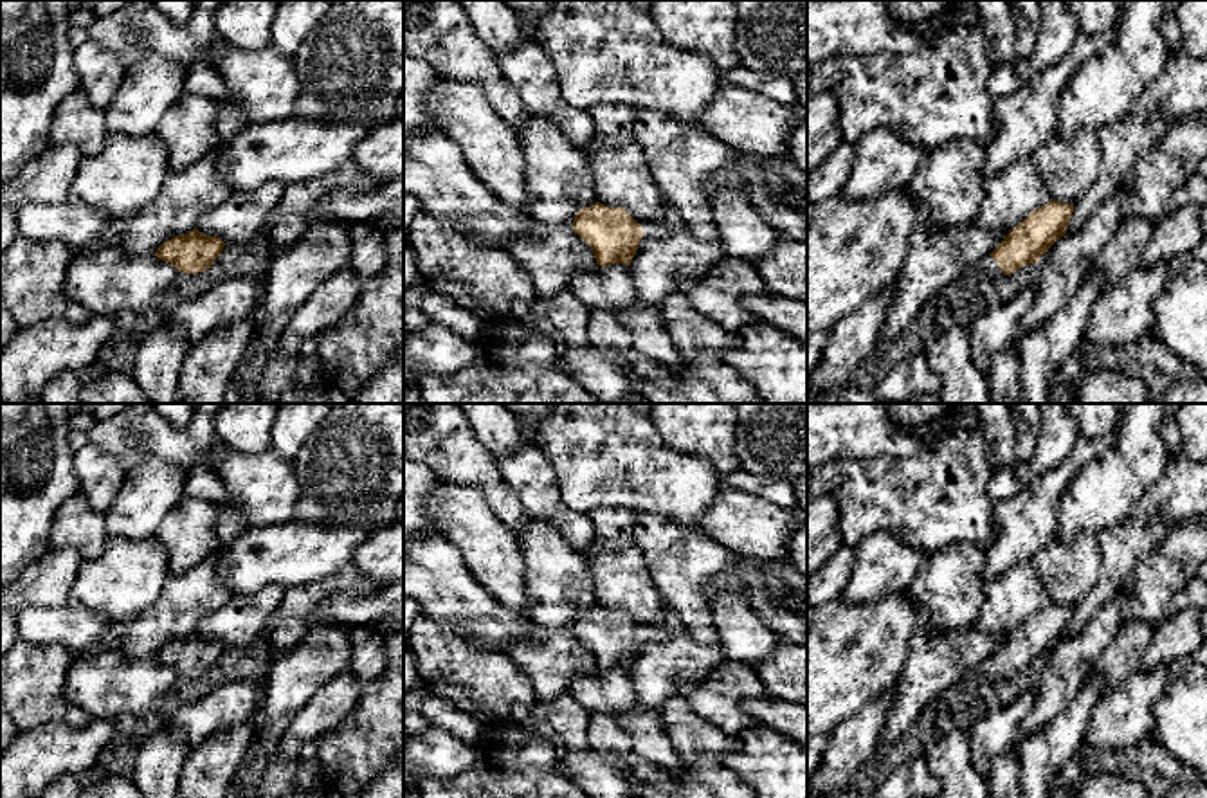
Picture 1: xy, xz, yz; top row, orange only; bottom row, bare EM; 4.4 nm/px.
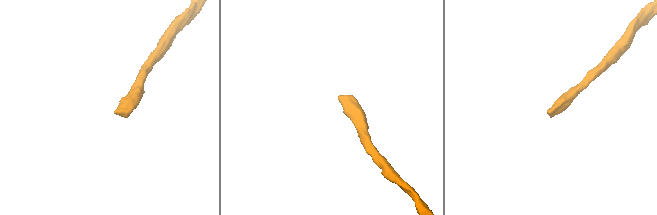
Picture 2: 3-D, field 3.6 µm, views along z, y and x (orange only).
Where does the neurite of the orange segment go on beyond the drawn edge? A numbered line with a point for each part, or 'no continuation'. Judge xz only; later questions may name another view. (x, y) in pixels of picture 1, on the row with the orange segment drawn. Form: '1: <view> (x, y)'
no continuation

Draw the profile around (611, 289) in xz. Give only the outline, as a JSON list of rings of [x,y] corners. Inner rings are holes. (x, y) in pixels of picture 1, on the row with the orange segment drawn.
[[[627,265],[593,267],[576,272],[567,286],[589,310],[622,312],[638,292]]]

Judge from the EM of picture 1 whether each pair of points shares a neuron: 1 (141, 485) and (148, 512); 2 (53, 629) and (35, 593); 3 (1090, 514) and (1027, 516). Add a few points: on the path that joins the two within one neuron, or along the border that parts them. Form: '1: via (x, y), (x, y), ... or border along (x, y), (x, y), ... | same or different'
1: via (146, 492), (146, 505) | same
2: border along (65, 602), (54, 607), (24, 607), (18, 613) | different
3: border along (1072, 476), (1058, 501), (1058, 528), (1052, 537) | different

